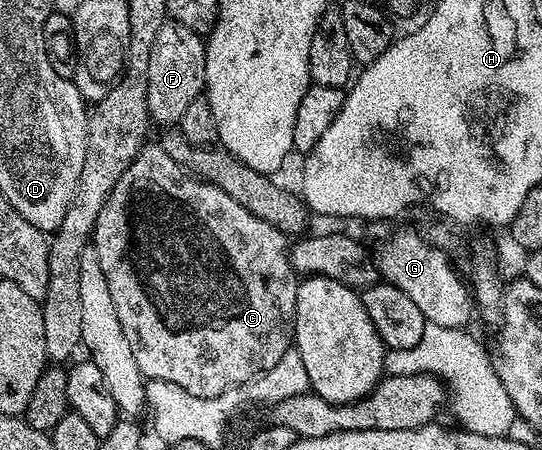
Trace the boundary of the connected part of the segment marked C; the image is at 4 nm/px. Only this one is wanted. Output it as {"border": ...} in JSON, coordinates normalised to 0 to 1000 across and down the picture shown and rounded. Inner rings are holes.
{"border":[[[269,318],[260,324],[244,367],[240,367],[234,380],[227,380],[220,407],[212,407],[212,416],[201,427],[197,451],[183,478],[179,498],[172,502],[168,544],[170,551],[179,556],[183,567],[183,593],[190,593],[190,611],[197,620],[197,638],[205,644],[205,664],[212,673],[212,691],[220,700],[220,718],[227,718],[227,744],[234,744],[234,762],[242,762],[242,789],[249,798],[249,807],[256,807],[256,824],[262,838],[277,847],[323,851],[323,860],[338,860],[338,869],[352,869],[352,878],[395,882],[397,878],[411,878],[421,864],[439,864],[443,856],[456,853],[469,838],[480,838],[482,831],[500,824],[500,816],[507,816],[507,807],[515,807],[515,798],[522,798],[526,782],[542,764],[541,711],[544,709],[544,656],[548,653],[552,631],[552,609],[541,598],[541,587],[533,582],[535,538],[531,533],[526,538],[524,522],[511,509],[517,507],[506,493],[487,491],[470,478],[463,478],[463,469],[456,469],[456,460],[448,460],[448,451],[426,442],[426,433],[419,433],[419,424],[404,424],[404,416],[384,411],[369,393],[347,384],[336,367],[323,362],[323,353],[315,353],[315,344],[308,344],[308,336],[301,336],[297,320],[282,318],[280,322],[280,318]]]}

